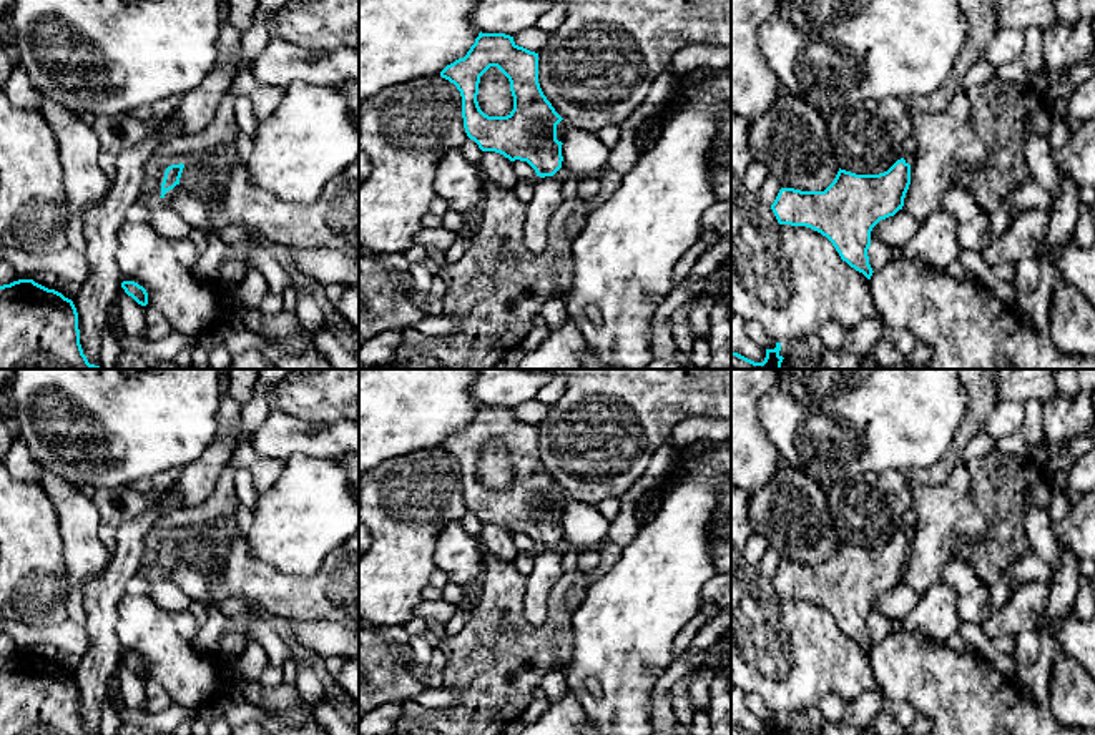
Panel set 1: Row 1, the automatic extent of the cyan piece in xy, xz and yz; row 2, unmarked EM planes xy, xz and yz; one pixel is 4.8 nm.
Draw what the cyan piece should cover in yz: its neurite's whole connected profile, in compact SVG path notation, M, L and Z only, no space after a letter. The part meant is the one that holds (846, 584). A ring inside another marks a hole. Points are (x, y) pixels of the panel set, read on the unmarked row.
M904 530L879 547L856 547L839 540L824 564L781 560L771 582L779 597L806 599L826 609L842 634L871 652L874 645L867 629L871 604L881 592L902 582L909 557L911 537Z

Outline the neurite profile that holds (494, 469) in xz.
M497 439L480 449L477 474L489 489L507 489L513 482L510 454Z

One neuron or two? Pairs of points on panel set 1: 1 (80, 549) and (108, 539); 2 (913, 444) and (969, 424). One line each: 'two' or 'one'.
1: two
2: two

